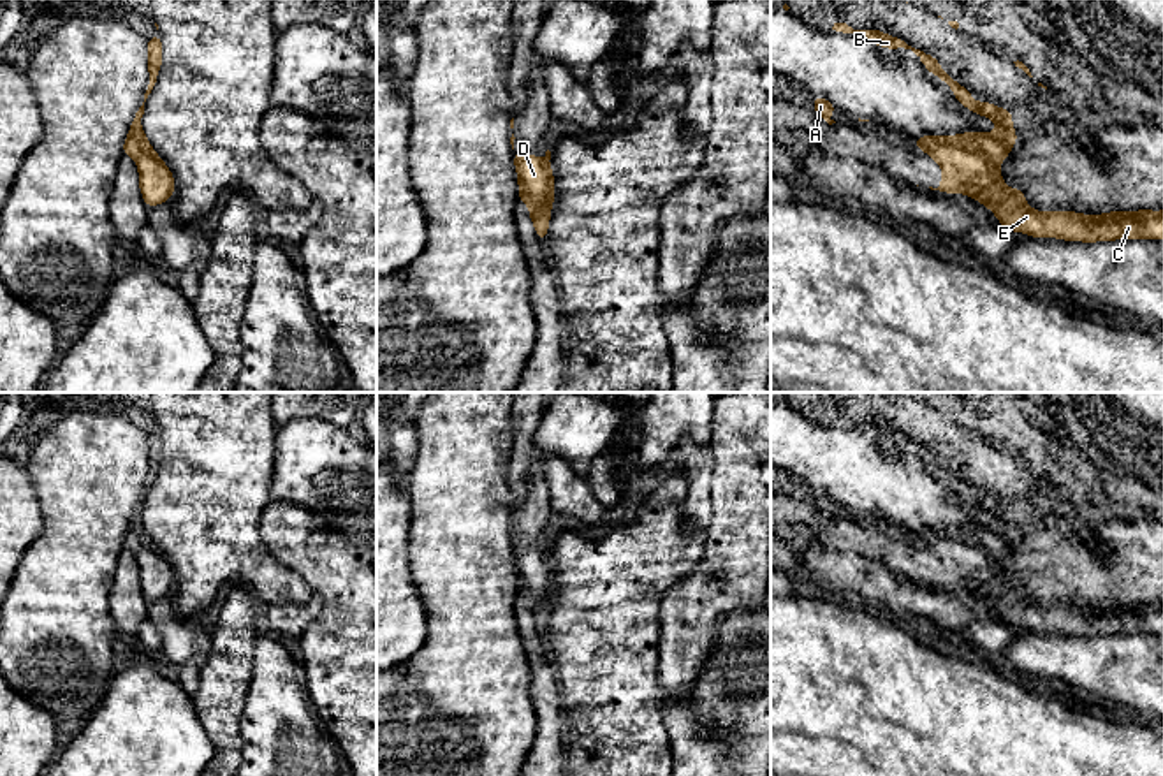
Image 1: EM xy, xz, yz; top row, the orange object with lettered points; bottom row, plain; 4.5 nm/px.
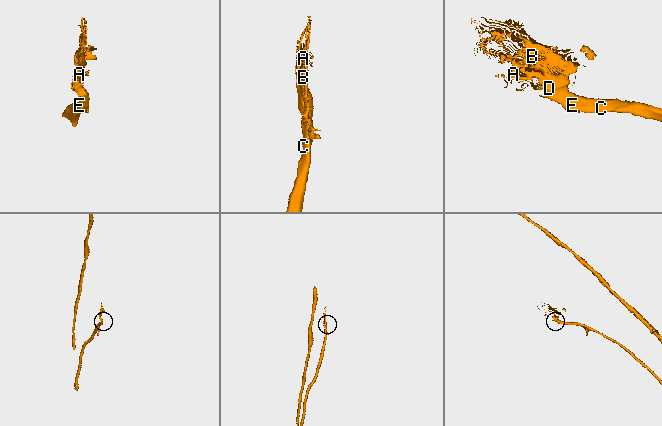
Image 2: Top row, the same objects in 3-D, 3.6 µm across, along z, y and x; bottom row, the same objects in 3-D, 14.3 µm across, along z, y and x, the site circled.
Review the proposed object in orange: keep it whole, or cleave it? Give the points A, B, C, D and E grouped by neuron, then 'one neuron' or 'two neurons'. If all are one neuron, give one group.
groups A B D / C E; two neurons

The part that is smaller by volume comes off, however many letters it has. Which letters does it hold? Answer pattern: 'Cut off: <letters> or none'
Cut off: A, B, D

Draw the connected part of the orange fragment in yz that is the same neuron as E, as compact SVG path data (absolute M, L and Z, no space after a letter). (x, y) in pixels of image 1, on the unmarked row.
M971 551L973 568L968 589L987 600L1005 625L1026 626L1033 632L1059 632L1064 635L1163 633L1163 605L1112 605L1105 609L1079 609L1075 605L1042 607L1026 600L1020 582L1008 582L999 565L982 553Z

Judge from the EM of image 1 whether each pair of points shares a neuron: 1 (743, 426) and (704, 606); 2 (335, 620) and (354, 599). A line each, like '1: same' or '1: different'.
1: same
2: same

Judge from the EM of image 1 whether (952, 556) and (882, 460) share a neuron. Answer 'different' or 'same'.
same

